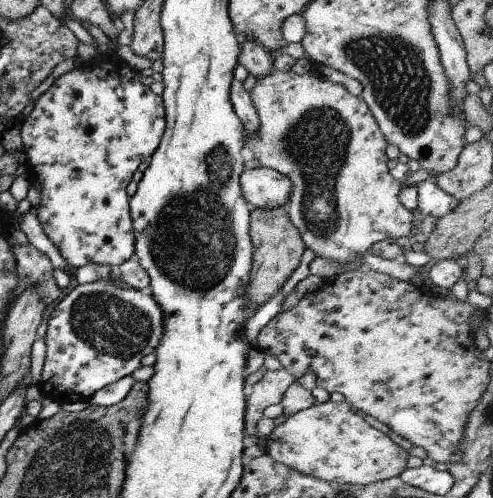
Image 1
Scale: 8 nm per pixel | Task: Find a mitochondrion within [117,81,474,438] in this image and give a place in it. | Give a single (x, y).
(187, 220)

